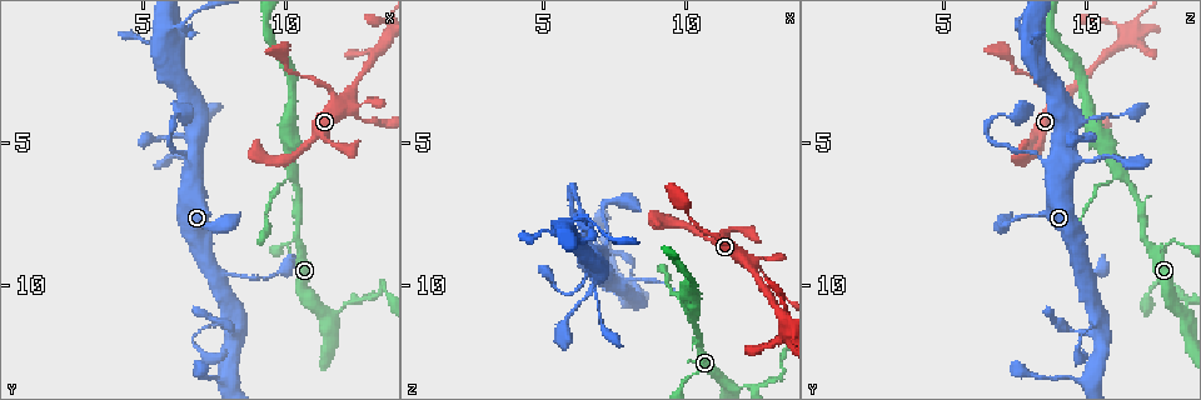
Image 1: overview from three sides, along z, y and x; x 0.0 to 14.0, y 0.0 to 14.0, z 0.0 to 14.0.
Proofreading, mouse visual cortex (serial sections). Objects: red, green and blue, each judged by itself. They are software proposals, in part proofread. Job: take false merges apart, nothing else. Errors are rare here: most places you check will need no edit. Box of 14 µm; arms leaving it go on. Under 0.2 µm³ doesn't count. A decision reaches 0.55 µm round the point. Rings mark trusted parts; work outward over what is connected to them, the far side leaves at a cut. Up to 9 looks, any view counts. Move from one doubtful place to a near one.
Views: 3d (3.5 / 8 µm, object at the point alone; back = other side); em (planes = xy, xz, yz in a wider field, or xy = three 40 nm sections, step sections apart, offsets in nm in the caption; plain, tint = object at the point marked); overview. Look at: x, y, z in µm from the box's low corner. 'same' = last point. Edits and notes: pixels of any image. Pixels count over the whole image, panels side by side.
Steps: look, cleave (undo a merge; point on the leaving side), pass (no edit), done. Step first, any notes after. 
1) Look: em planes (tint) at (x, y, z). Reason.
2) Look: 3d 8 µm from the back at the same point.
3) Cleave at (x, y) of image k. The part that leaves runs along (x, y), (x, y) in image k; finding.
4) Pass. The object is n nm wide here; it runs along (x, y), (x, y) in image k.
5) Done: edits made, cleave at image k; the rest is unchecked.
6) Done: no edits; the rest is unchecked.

Look: 3d 3.5 µm at (12.2, 3.5, 9.2). Sudden change in width.

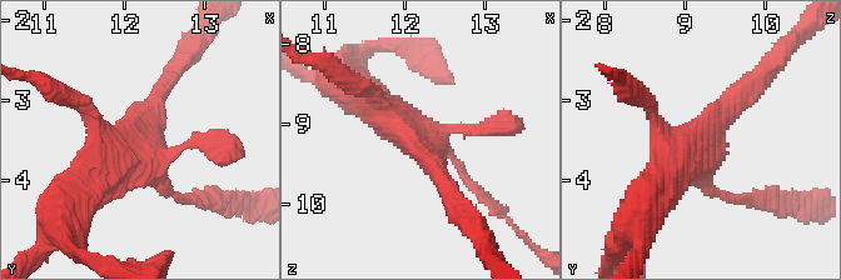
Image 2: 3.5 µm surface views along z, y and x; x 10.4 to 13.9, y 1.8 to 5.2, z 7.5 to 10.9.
Look: em xy step 3 (plain) at (12.10, 3.55, 9.20). Shape alone is not enough.

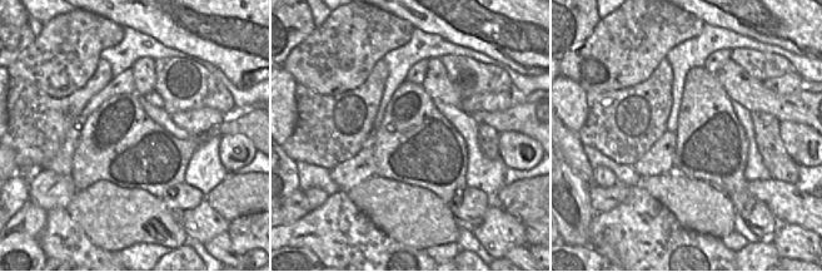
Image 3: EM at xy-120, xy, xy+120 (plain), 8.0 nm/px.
Look: em xy step 3 (tint) at the same point. With the object marked.

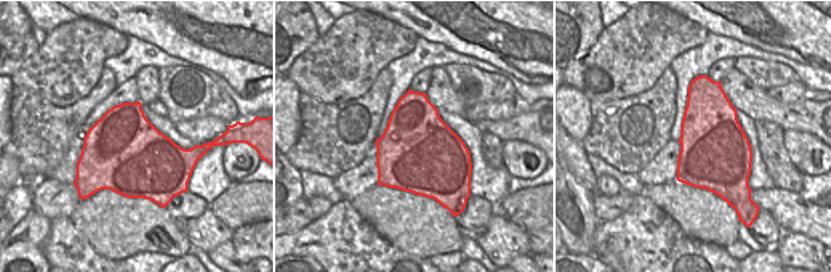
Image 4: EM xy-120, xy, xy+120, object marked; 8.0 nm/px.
Pass. It runs along (653, 191), (747, 84) in image 2; one cell here.

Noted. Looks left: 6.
Look: 3d 8 µm from the back at (10.3, 3.8, 10.0). Calibre changes.

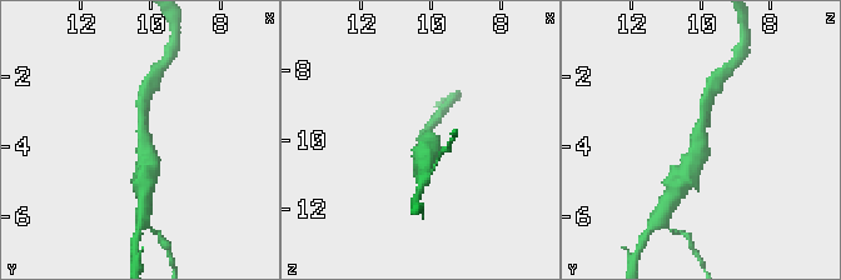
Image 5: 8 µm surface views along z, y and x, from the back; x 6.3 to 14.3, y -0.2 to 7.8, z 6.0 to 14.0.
Look: em xy step 5 (tint) at (10.1, 3.7, 10.1).

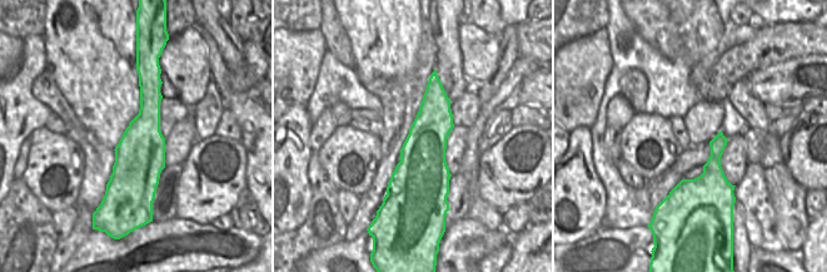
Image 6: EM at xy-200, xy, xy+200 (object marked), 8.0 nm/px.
Pass. The arms are 250, 500 nm wide; it runs along (691, 170), (700, 145), (703, 100) in image 5; continuous, no second cell.

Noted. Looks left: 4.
Look: 3d 3.5 µm at (6.7, 5.8, 8.6). Sudden change in width.

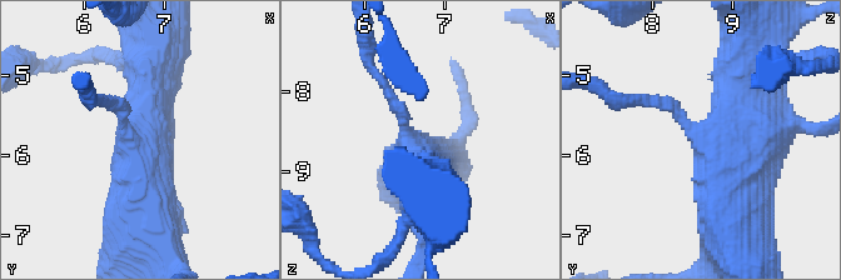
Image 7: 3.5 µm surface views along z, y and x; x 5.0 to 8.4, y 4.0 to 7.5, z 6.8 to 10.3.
Look: em xy step 5 (tint) at (6.60, 5.85, 8.70). Now the EM.

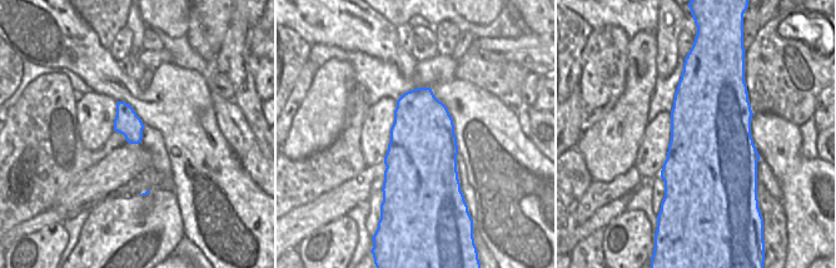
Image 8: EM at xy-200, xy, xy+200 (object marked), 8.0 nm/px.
Pass. It runs along (731, 211), (754, 43) in image 7; continuous, no second cell.

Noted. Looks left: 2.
Look: 3d 3.5 µm at (6.0, 0.9, 7.8). Three arms meet.

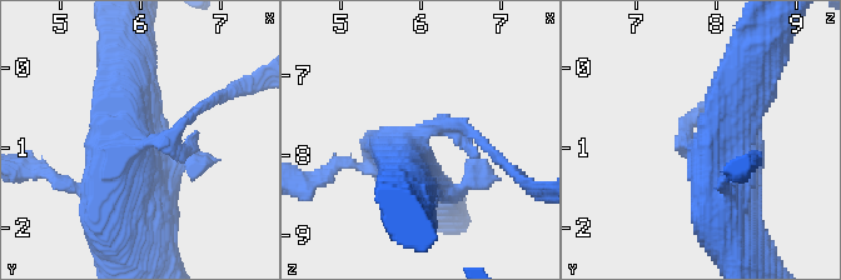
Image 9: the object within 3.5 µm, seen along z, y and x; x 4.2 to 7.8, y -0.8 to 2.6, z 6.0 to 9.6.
Look: em planes (tint) at (6.00, 0.95, 7.70).

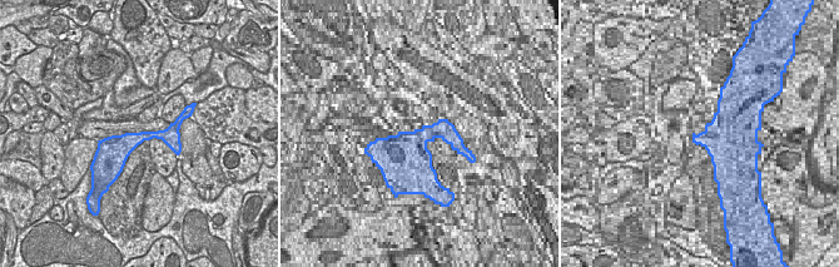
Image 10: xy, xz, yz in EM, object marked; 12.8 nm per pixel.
Pass. It runs along (177, 124), (167, 134), (100, 146) in image 10; one cell here.

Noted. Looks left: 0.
Done: no edits; the rest is unchecked.

